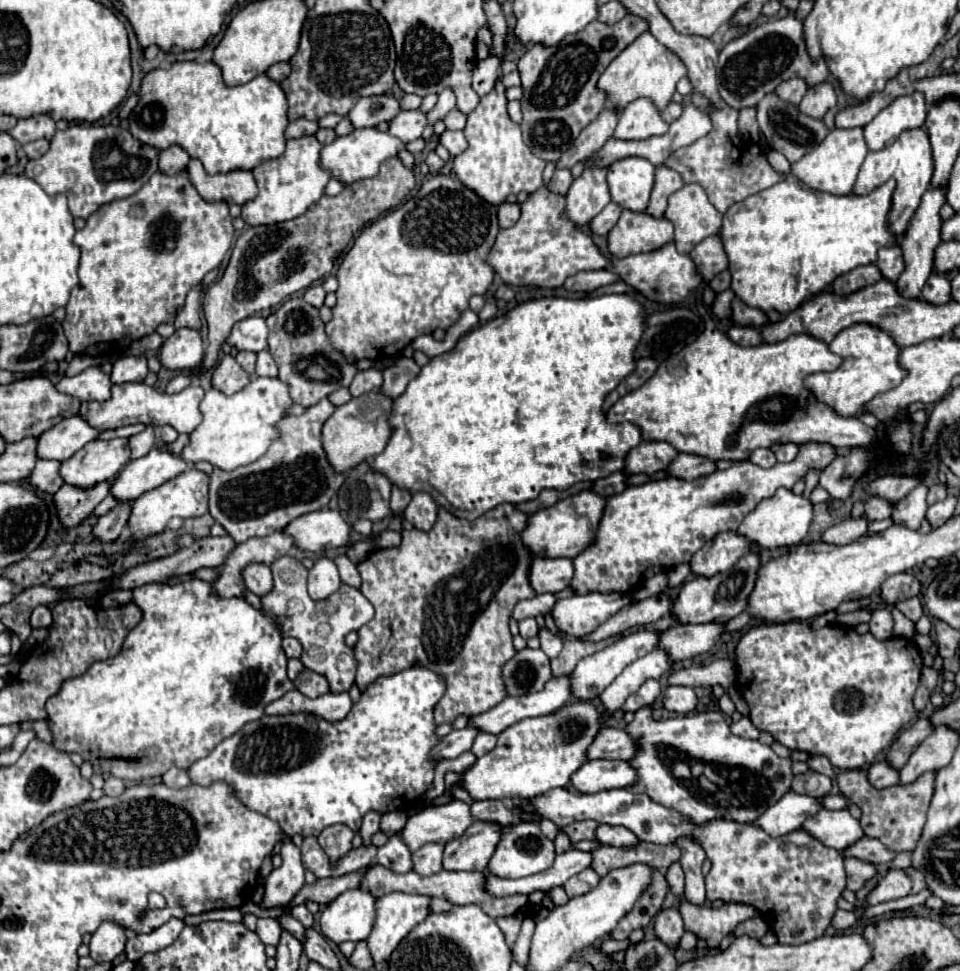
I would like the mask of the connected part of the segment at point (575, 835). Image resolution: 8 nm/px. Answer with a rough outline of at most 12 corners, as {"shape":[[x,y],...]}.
{"shape":[[595,821],[563,827],[571,843],[595,839]]}

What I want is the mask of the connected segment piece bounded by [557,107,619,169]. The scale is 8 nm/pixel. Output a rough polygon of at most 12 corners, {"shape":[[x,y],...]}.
{"shape":[[605,107],[569,147],[557,167],[587,161],[613,137],[619,113]]}

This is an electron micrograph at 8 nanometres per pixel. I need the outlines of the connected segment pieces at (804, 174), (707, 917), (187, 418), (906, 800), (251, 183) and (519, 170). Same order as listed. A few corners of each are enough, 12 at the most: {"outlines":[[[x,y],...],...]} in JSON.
{"outlines":[[[833,129],[791,165],[807,187],[849,195],[869,147]],[[679,903],[685,929],[709,949],[741,921],[759,915],[751,905],[725,903],[715,909]],[[145,383],[113,385],[109,401],[83,403],[99,429],[151,423],[191,433],[205,391],[175,395]],[[865,769],[839,773],[867,837],[897,853],[923,833],[935,771],[875,789]],[[199,159],[187,165],[205,201],[247,203],[257,195],[251,171],[209,175]],[[497,77],[467,115],[453,175],[493,205],[535,193],[545,161],[507,115]]]}

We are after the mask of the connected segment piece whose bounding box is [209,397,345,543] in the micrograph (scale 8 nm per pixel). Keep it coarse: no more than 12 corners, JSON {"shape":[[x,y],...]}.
{"shape":[[325,397],[279,421],[259,461],[213,469],[209,513],[237,543],[327,507]]}

